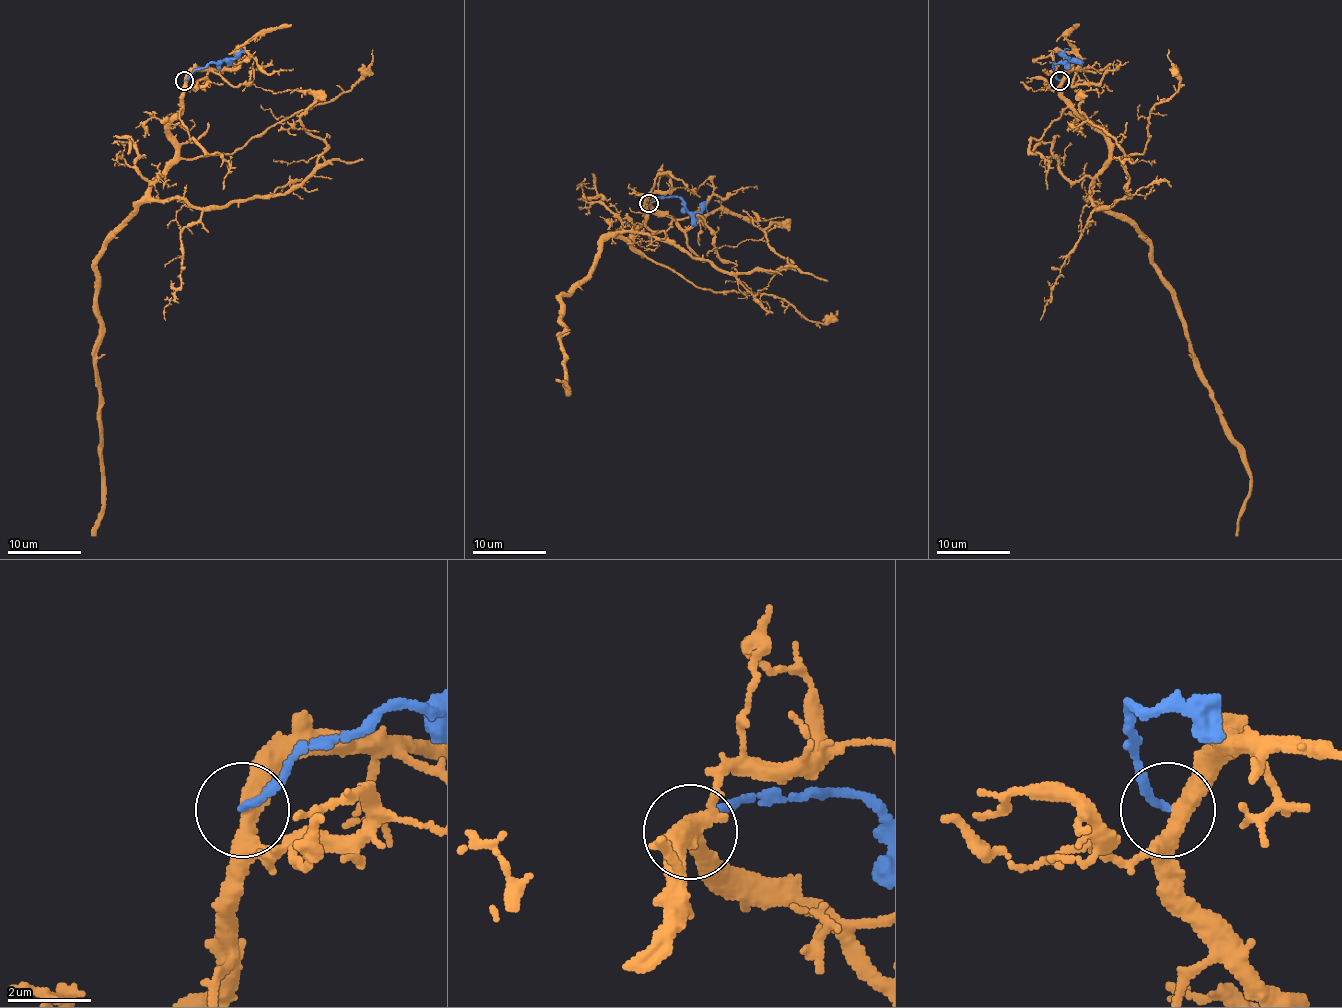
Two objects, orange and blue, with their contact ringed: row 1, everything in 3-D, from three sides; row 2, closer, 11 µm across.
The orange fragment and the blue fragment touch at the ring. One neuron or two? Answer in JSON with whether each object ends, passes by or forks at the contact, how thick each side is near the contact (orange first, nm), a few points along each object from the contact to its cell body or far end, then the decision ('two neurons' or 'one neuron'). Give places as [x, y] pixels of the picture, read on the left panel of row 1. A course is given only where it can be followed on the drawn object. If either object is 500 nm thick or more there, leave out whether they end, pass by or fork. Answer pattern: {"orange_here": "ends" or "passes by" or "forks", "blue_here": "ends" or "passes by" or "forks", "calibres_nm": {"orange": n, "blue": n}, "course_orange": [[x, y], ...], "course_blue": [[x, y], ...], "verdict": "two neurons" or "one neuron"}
{"orange_here": "passes by", "blue_here": "ends", "calibres_nm": {"orange": 400, "blue": 170}, "course_orange": [[185, 80], [183, 110], [170, 124], [175, 163], [105, 246], [96, 266], [102, 515], [91, 535]], "course_blue": [[185, 80], [194, 71], [245, 53]], "verdict": "two neurons"}

